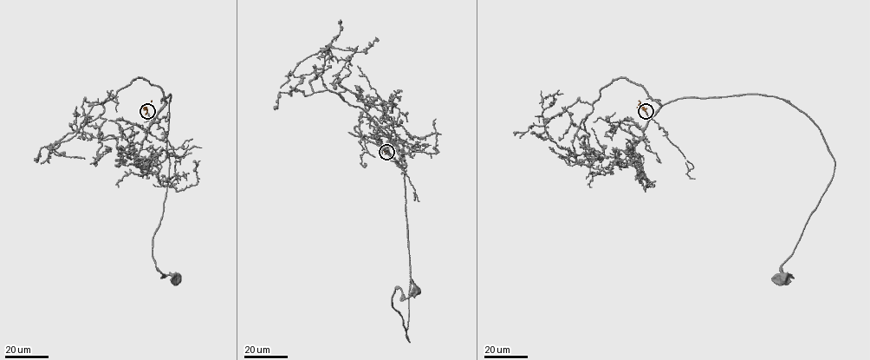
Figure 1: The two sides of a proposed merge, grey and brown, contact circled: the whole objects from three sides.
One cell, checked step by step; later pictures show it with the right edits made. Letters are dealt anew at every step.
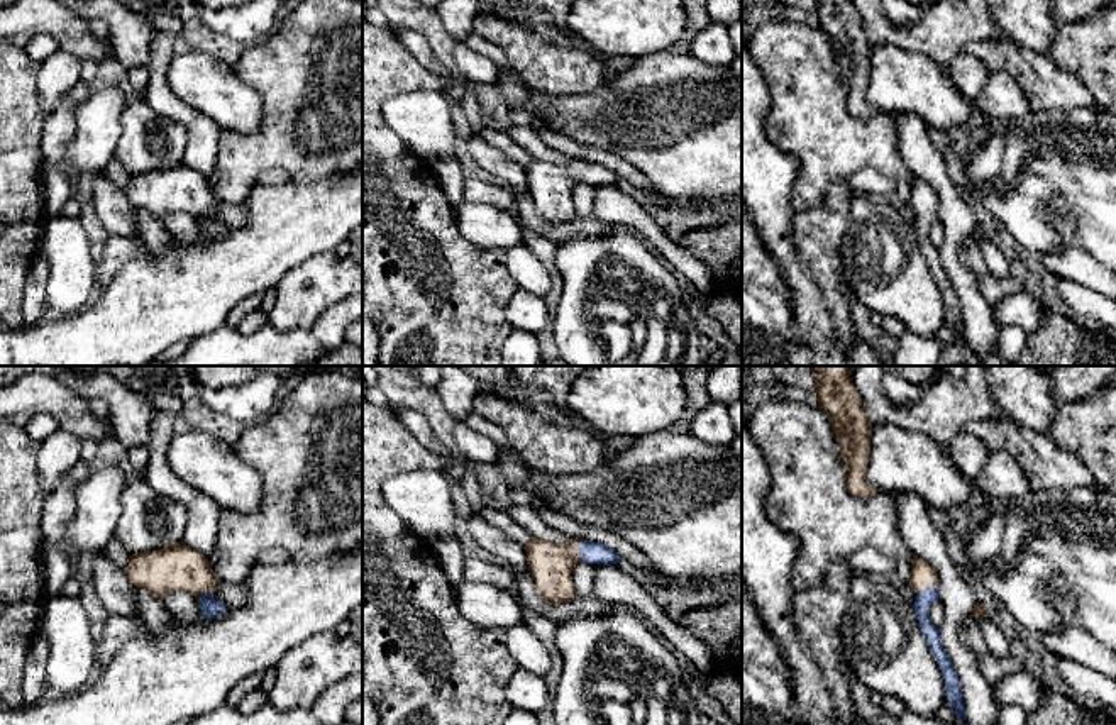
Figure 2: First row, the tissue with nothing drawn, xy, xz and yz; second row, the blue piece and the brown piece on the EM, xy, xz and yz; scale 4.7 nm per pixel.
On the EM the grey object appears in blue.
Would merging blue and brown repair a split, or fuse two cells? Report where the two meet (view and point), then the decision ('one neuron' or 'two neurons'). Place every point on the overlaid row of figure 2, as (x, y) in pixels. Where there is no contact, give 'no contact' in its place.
xz (578, 549) | one neuron

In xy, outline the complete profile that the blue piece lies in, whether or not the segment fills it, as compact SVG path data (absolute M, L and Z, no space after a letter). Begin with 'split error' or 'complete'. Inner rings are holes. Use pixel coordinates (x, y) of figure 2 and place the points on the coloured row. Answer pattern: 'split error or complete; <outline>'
split error; M183 540L159 551L132 554L124 573L134 586L147 589L157 600L178 591L190 593L203 618L212 620L227 606L210 595L220 579L208 559Z

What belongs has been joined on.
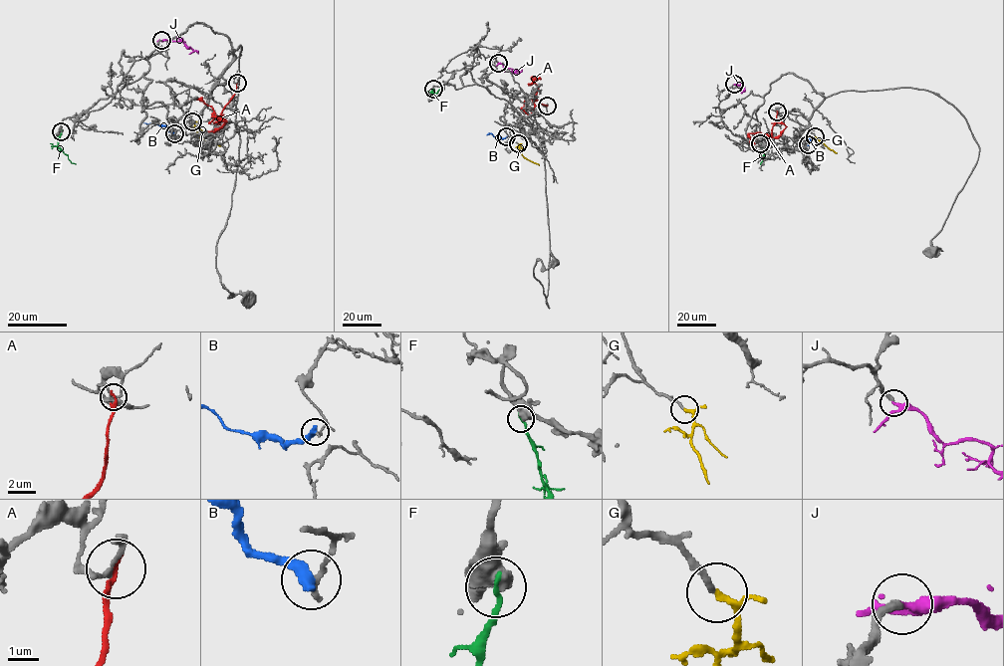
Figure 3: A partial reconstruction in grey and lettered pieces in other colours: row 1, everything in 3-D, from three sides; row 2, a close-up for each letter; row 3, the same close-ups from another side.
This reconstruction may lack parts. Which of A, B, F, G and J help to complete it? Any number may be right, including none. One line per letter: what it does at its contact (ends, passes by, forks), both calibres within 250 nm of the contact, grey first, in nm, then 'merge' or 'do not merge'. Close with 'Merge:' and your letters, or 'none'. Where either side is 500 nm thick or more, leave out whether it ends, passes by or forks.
A: it ends | 150/190 nm | do not merge
B: it ends | 200/440 nm | do not merge
F: it ends | 400/160 nm | do not merge
G: it passes by | 190/170 nm | merge
J: it passes by | 260/280 nm | do not merge
Merge: G

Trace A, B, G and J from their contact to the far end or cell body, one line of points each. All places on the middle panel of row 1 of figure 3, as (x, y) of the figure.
A: (547, 106), (535, 99), (538, 86), (532, 78), (538, 78), (528, 84)
B: (506, 137), (486, 134)
G: (518, 143), (521, 154), (539, 165)
J: (498, 63), (519, 74), (521, 69)

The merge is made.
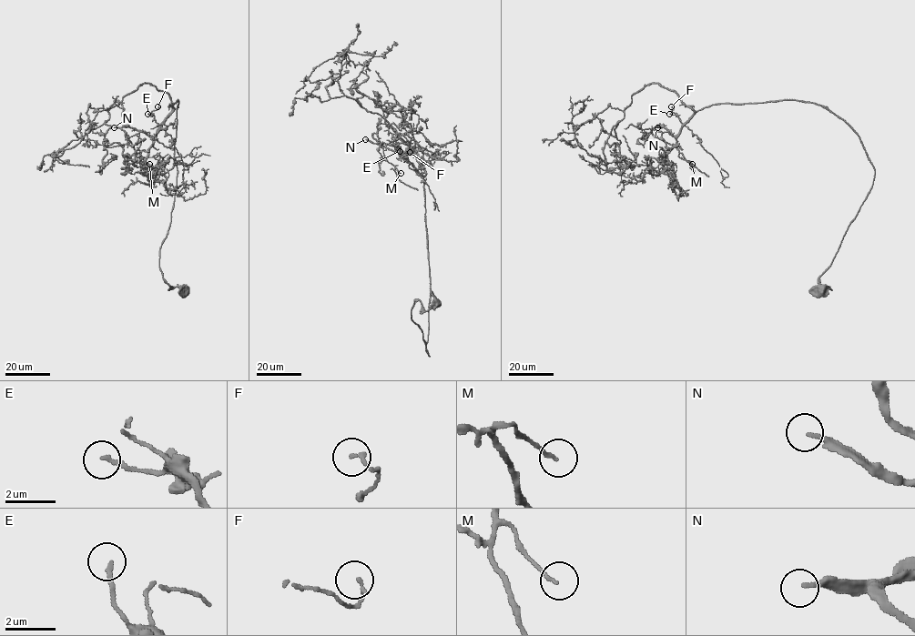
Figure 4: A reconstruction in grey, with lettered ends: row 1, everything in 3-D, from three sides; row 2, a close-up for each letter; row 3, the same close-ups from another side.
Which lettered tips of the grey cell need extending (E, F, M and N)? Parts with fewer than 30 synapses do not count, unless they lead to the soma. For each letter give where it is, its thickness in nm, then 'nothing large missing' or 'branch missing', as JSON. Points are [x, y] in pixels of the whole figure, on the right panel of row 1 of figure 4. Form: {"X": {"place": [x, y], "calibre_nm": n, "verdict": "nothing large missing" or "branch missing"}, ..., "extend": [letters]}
{"E": {"place": [669, 114], "calibre_nm": 160, "verdict": "nothing large missing"}, "F": {"place": [671, 106], "calibre_nm": 140, "verdict": "nothing large missing"}, "M": {"place": [692, 164], "calibre_nm": 120, "verdict": "nothing large missing"}, "N": {"place": [657, 127], "calibre_nm": 170, "verdict": "branch missing"}, "extend": ["N"]}

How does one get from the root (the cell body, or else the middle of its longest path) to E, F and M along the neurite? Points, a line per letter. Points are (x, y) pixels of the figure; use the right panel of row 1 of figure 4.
E: (820, 289), (873, 183), (859, 136), (796, 100), (712, 104), (683, 124), (669, 114)
F: (820, 289), (829, 287), (819, 277), (873, 183), (859, 136), (800, 101), (715, 104), (683, 124), (671, 106)
M: (820, 289), (874, 177), (847, 124), (800, 101), (712, 104), (675, 136), (652, 130), (692, 164)

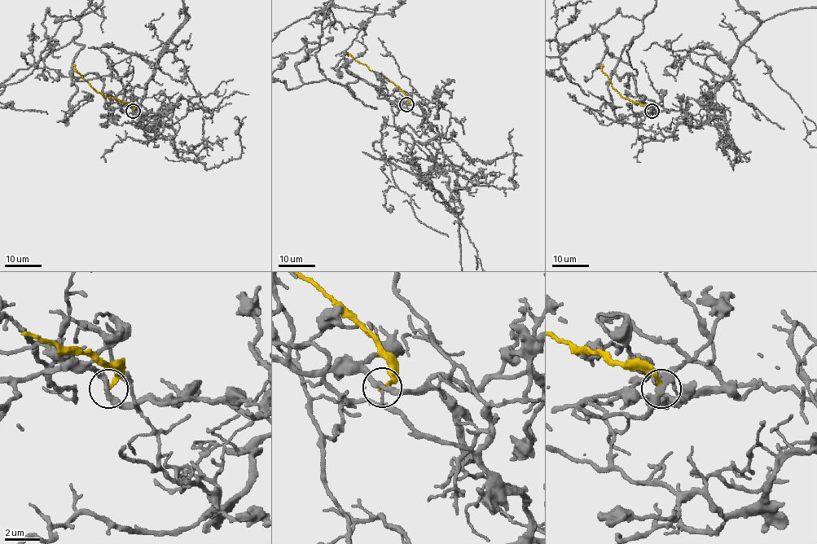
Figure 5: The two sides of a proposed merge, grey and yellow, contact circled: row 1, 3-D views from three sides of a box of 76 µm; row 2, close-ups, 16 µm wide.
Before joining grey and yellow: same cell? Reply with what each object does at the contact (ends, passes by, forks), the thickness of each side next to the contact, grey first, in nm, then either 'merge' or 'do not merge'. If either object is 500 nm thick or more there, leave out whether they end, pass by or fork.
grey passes by | yellow ends | 320/240 nm | do not merge

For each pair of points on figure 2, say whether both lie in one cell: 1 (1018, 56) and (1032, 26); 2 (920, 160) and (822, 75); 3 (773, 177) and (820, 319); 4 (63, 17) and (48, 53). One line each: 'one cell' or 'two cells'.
1: two cells
2: two cells
3: one cell
4: two cells

